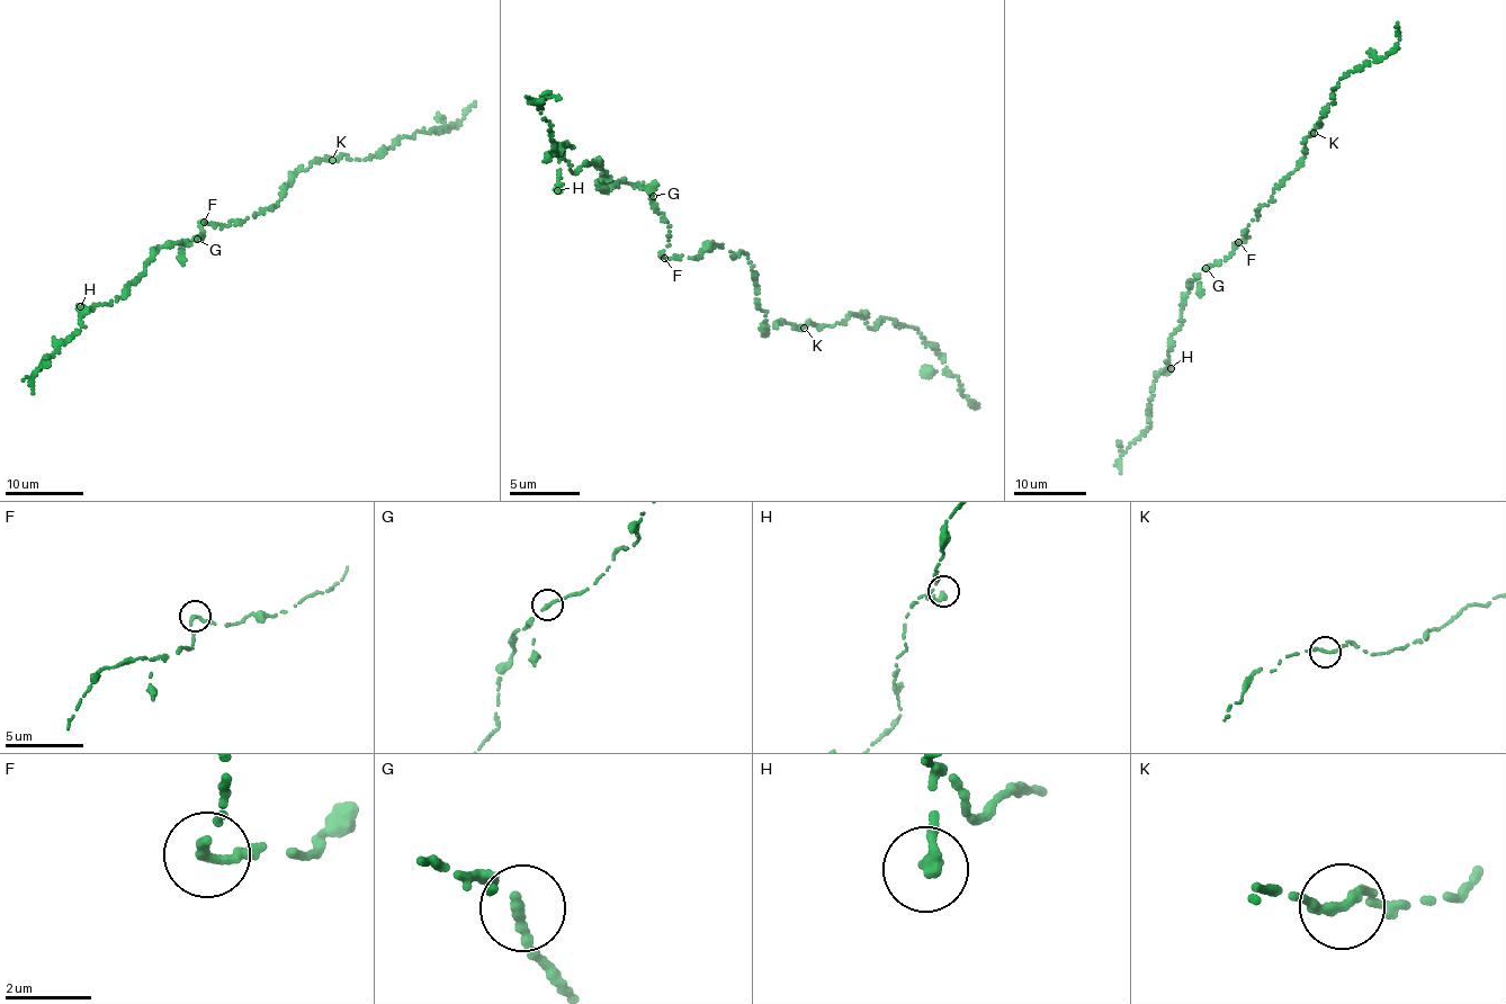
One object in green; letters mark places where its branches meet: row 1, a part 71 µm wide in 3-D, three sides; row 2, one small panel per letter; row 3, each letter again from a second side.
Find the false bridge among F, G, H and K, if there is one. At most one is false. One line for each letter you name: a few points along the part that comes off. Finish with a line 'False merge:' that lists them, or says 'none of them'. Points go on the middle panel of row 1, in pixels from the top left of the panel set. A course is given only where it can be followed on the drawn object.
False merge: none of them

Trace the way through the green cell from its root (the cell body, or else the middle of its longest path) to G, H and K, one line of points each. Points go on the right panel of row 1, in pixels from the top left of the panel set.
G: (1246, 232), (1247, 240), (1238, 242), (1234, 252), (1206, 268)
H: (1246, 232), (1234, 252), (1190, 280), (1182, 323), (1167, 364), (1158, 374), (1171, 368)
K: (1246, 232), (1257, 218), (1258, 208), (1270, 203), (1275, 188), (1298, 168), (1305, 154), (1305, 139), (1312, 134)

